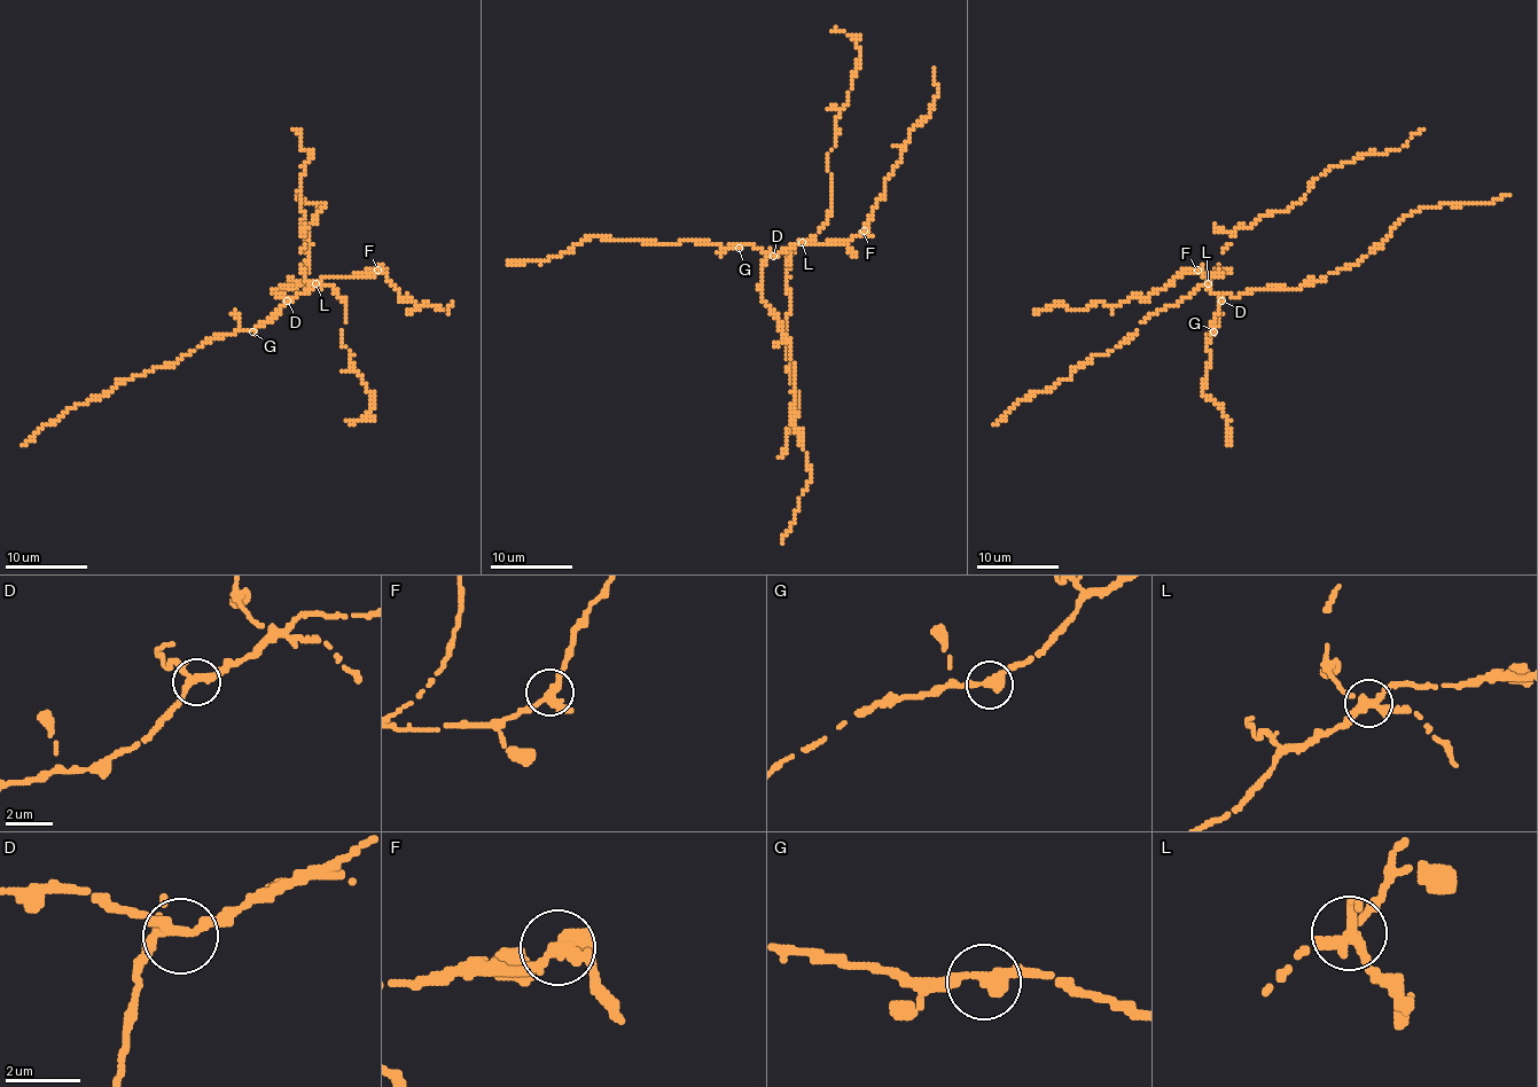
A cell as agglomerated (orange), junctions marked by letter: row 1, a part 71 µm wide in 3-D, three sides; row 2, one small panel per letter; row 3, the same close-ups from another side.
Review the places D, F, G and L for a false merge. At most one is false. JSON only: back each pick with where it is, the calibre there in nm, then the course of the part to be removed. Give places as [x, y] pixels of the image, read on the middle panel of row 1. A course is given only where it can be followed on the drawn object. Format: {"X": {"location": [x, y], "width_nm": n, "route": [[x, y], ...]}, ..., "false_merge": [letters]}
{"L": {"location": [802, 242], "width_nm": 320, "route": [[802, 241], [787, 251], [791, 266], [786, 288], [791, 296], [783, 342], [799, 395], [779, 459]]}, "false_merge": ["L"]}

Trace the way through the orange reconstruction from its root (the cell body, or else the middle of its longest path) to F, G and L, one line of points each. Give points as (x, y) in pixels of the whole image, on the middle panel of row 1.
F: (771, 253), (781, 253), (799, 243), (838, 243), (864, 231)
G: (771, 253), (752, 245), (739, 248)
L: (771, 253), (781, 253), (802, 241)

